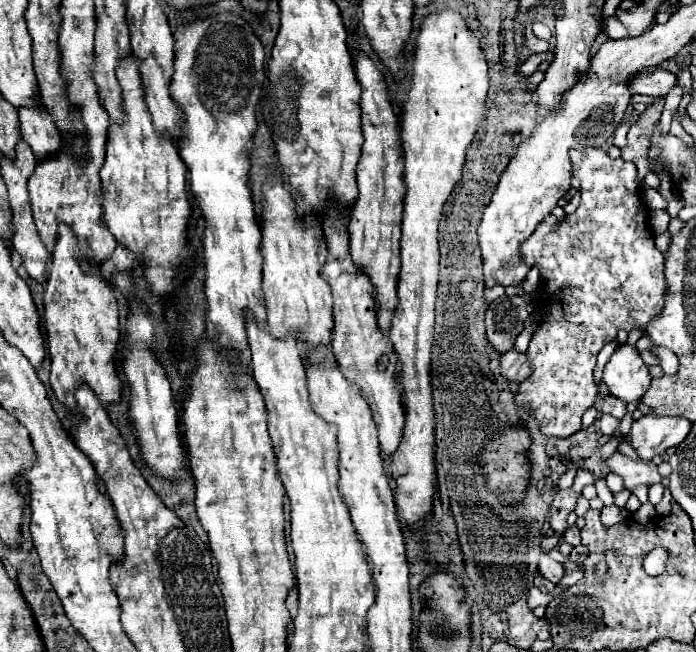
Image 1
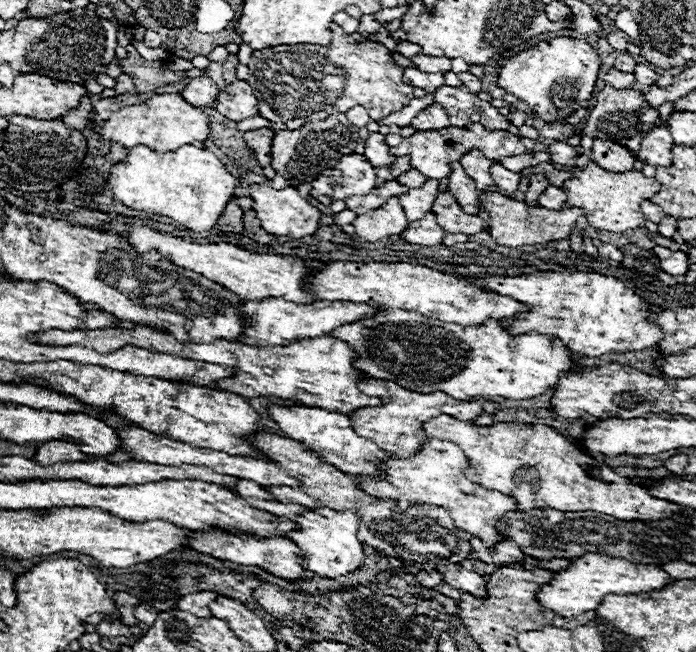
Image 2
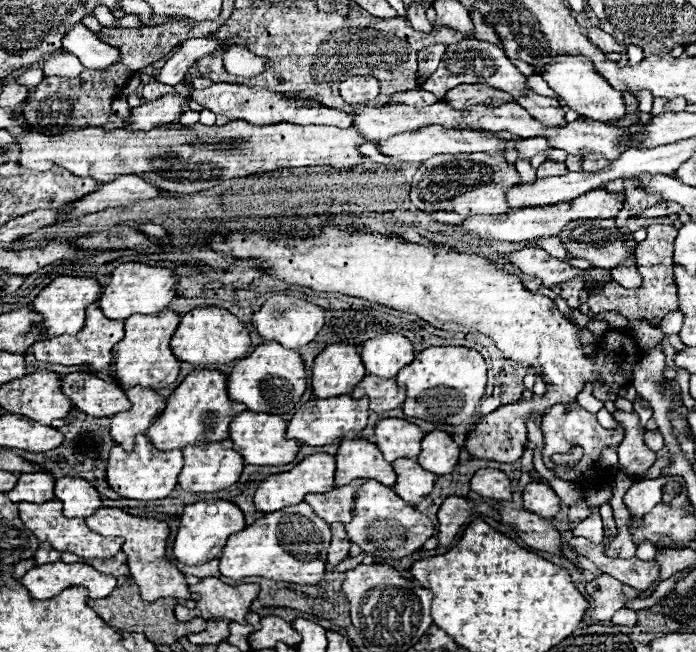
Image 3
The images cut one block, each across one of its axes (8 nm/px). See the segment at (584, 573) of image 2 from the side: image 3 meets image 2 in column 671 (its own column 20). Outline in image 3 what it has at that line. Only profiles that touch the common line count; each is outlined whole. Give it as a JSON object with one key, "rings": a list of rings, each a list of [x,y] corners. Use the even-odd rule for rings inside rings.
{"rings":[[[64,562],[34,566],[20,578],[20,582],[28,588],[28,592],[36,600],[54,598],[56,594],[72,586],[88,588],[88,596],[92,600],[98,600],[110,596],[112,590],[116,588],[114,576],[106,576],[88,564],[64,564]]]}

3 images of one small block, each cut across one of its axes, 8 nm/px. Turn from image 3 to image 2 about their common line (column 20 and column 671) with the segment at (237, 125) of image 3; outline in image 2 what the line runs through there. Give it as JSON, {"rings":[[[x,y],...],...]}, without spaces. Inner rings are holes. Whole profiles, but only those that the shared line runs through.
{"rings":[[[658,126],[658,130],[650,130],[642,140],[638,160],[652,166],[672,166],[672,146],[674,140],[670,130],[666,126]]]}

